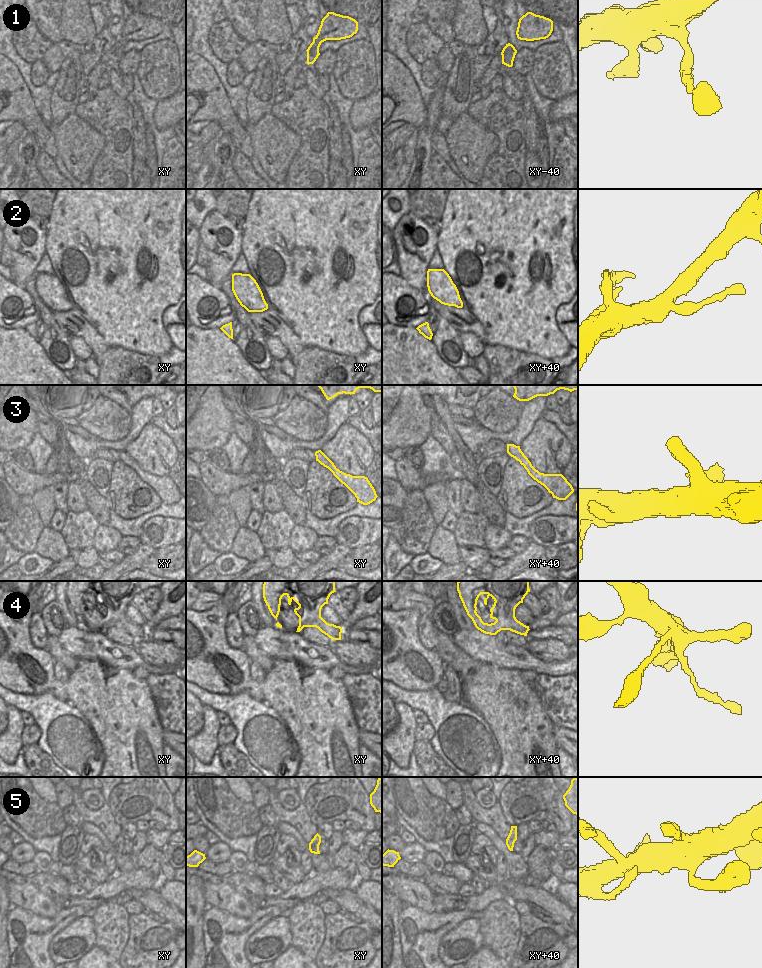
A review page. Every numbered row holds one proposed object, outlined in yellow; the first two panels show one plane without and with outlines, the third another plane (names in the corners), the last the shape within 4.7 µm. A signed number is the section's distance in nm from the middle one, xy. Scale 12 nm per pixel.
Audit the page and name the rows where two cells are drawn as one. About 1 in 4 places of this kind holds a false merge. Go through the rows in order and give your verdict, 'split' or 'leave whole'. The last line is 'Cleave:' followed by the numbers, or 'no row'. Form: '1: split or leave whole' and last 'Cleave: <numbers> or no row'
1: leave whole
2: leave whole
3: leave whole
4: leave whole
5: leave whole
Cleave: no row

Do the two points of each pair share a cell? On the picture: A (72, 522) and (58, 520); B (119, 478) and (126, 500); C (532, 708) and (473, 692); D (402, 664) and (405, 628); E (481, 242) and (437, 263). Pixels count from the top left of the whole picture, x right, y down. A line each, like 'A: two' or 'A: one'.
A: two
B: one
C: one
D: one
E: two

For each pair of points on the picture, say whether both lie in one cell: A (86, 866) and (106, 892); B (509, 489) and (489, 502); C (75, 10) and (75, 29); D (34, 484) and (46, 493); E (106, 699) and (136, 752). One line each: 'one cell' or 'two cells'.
A: two cells
B: two cells
C: one cell
D: two cells
E: one cell

